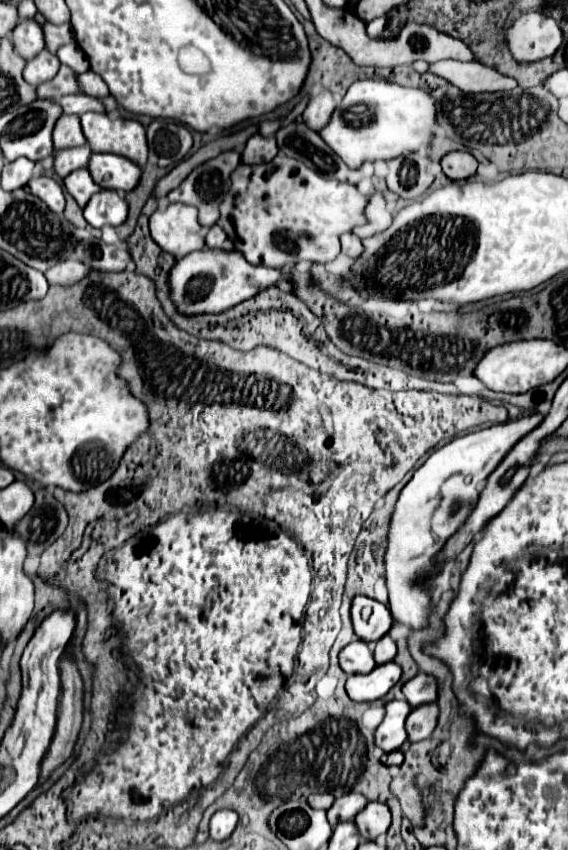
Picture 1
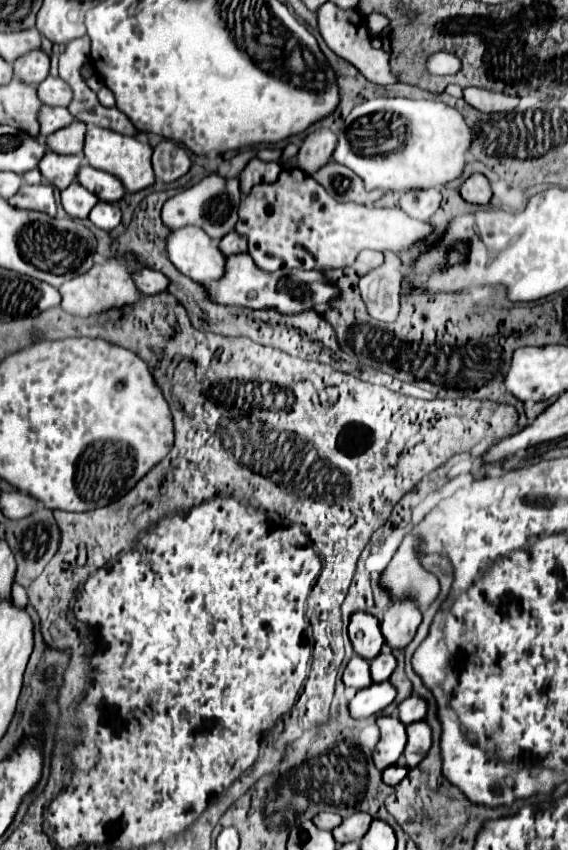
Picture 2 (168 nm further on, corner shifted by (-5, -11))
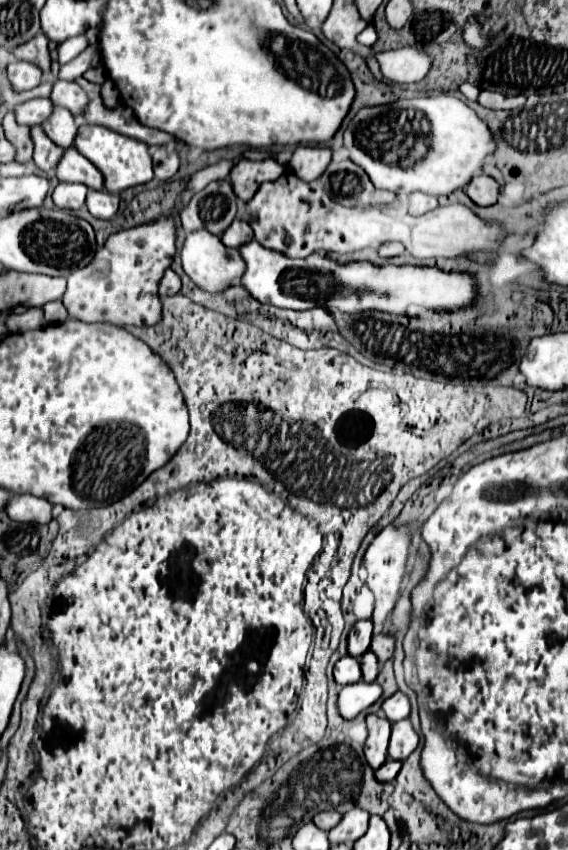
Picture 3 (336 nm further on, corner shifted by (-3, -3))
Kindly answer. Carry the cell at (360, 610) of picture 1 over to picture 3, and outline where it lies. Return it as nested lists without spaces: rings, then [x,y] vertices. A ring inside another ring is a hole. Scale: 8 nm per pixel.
[[[371,620],[357,622],[353,626],[353,630],[349,632],[349,638],[347,638],[347,650],[349,650],[349,654],[353,654],[355,658],[359,658],[361,654],[365,654],[369,650],[369,644],[371,644],[371,632],[373,632]]]

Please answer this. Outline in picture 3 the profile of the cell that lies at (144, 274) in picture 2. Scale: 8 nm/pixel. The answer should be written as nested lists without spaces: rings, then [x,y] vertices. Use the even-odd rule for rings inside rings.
[[[169,268],[169,272],[165,272],[161,286],[159,286],[159,294],[161,296],[175,296],[181,290],[181,278]]]

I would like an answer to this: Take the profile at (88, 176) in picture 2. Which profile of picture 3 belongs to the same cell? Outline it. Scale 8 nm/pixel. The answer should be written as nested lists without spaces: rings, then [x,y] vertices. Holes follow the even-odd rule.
[[[73,146],[63,152],[55,170],[57,170],[59,182],[79,182],[93,190],[103,188],[103,174],[85,156],[81,156]]]

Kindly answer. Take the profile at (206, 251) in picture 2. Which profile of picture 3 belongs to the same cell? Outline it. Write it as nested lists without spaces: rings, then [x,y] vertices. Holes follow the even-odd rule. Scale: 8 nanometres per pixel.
[[[197,230],[197,232],[187,234],[187,238],[183,242],[183,250],[181,250],[181,262],[183,262],[185,274],[201,290],[205,290],[209,294],[225,292],[225,288],[231,288],[233,284],[237,284],[241,280],[241,276],[245,274],[245,260],[241,260],[239,250],[227,248],[225,244],[221,244],[219,236],[207,232],[207,230]]]

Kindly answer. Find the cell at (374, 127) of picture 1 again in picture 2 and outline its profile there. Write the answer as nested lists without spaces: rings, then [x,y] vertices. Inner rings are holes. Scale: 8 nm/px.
[[[373,98],[369,102],[359,104],[351,110],[351,114],[345,118],[347,130],[339,136],[339,144],[333,152],[333,160],[351,168],[363,182],[367,190],[383,188],[383,190],[395,190],[405,192],[409,188],[431,188],[445,182],[451,182],[457,178],[465,166],[465,152],[471,146],[471,130],[465,124],[463,116],[449,108],[443,102],[429,102],[429,100],[407,100],[407,98]],[[397,120],[403,122],[403,134],[405,142],[395,150],[385,150],[381,142],[385,136],[389,136],[387,126],[397,124]]]

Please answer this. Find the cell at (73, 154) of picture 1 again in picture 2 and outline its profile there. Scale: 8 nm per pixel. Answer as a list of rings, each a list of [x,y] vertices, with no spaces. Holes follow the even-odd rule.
[[[47,152],[39,162],[39,170],[49,180],[49,184],[65,190],[77,178],[81,162],[81,156],[61,156],[55,152]]]

